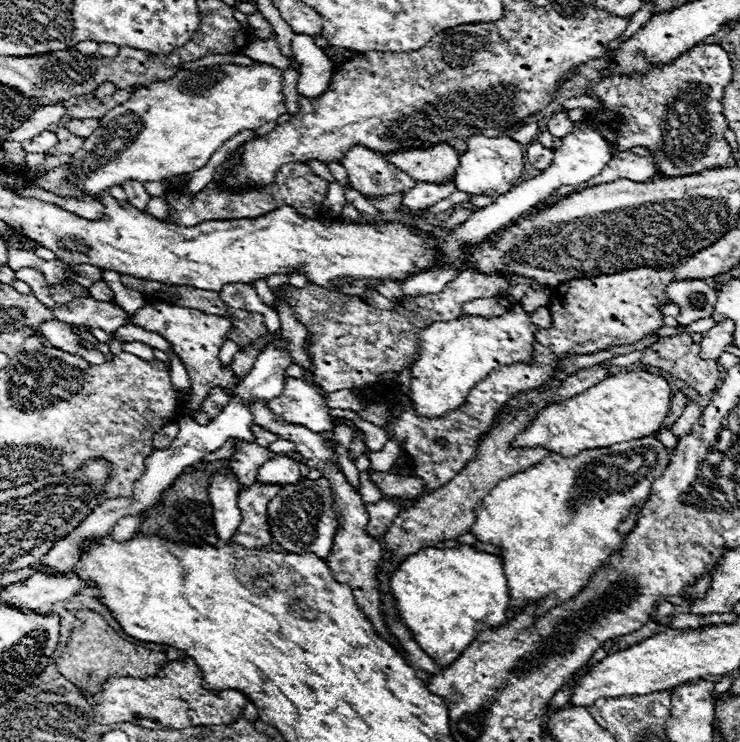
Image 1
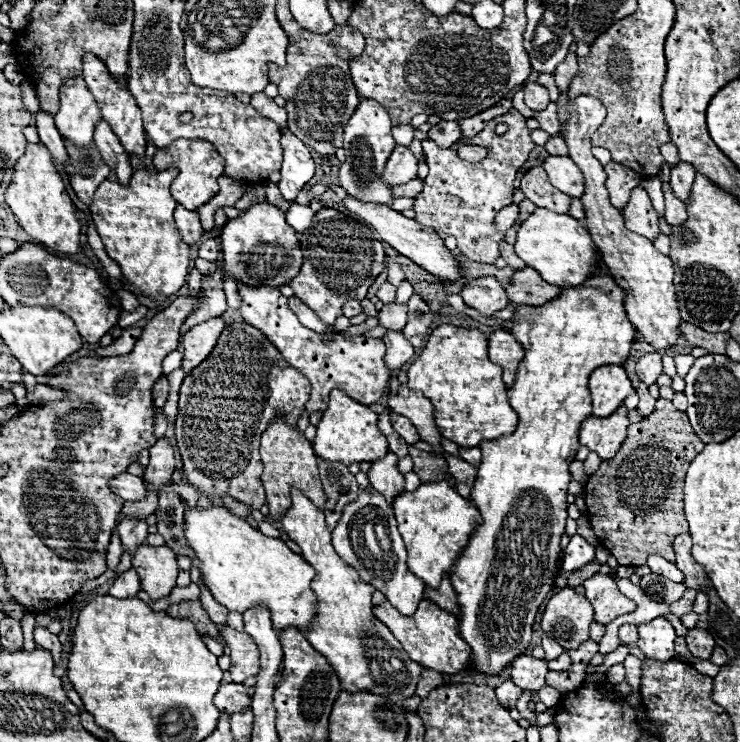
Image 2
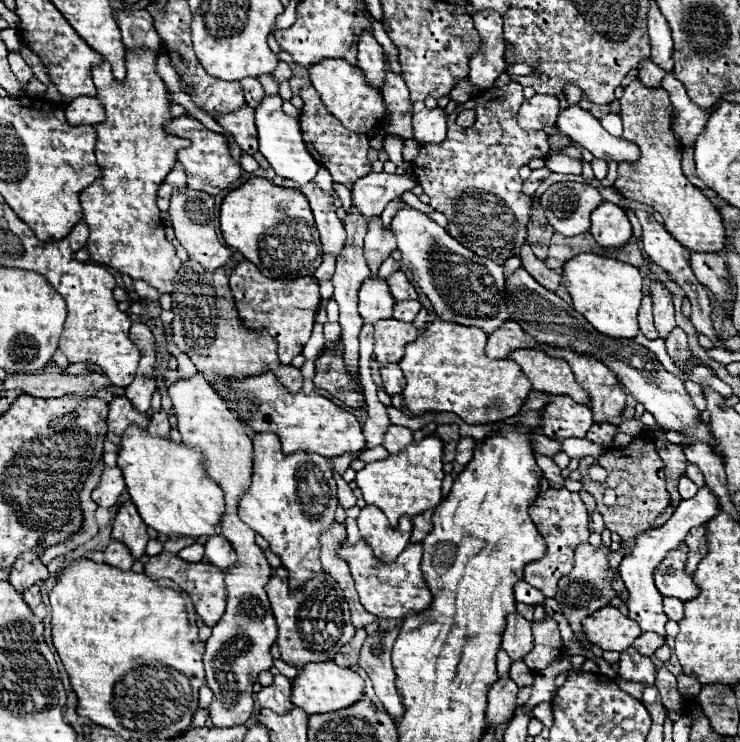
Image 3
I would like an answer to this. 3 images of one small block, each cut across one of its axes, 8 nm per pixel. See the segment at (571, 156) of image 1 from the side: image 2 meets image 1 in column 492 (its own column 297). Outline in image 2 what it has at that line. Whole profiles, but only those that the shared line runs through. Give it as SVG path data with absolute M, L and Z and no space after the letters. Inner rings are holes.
M292 202L290 208L286 210L286 220L298 234L302 234L310 226L312 218L314 218L314 212L310 210L310 206L304 206L304 204Z

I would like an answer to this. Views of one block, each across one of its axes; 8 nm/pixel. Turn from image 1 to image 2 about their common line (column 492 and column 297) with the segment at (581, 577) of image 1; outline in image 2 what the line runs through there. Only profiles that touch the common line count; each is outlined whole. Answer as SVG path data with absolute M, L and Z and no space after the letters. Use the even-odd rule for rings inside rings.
M292 490L292 508L280 518L280 524L288 538L300 546L302 558L316 570L310 588L318 600L318 608L312 630L306 630L304 634L338 672L342 688L346 692L386 696L396 704L414 696L422 666L408 658L394 634L374 616L370 602L374 586L360 580L356 570L336 554L330 542L330 530L324 522L324 512L300 490Z

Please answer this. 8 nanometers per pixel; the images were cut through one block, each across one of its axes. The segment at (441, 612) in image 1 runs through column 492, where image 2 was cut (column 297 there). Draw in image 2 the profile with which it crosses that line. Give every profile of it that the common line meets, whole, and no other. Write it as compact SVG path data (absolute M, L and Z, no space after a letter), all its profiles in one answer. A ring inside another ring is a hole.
M212 504L204 510L186 510L184 536L196 554L196 562L200 562L198 570L204 584L230 612L242 614L256 604L266 604L278 634L286 626L296 626L300 630L310 628L316 614L316 598L310 590L314 568L282 540L264 536L222 504Z

